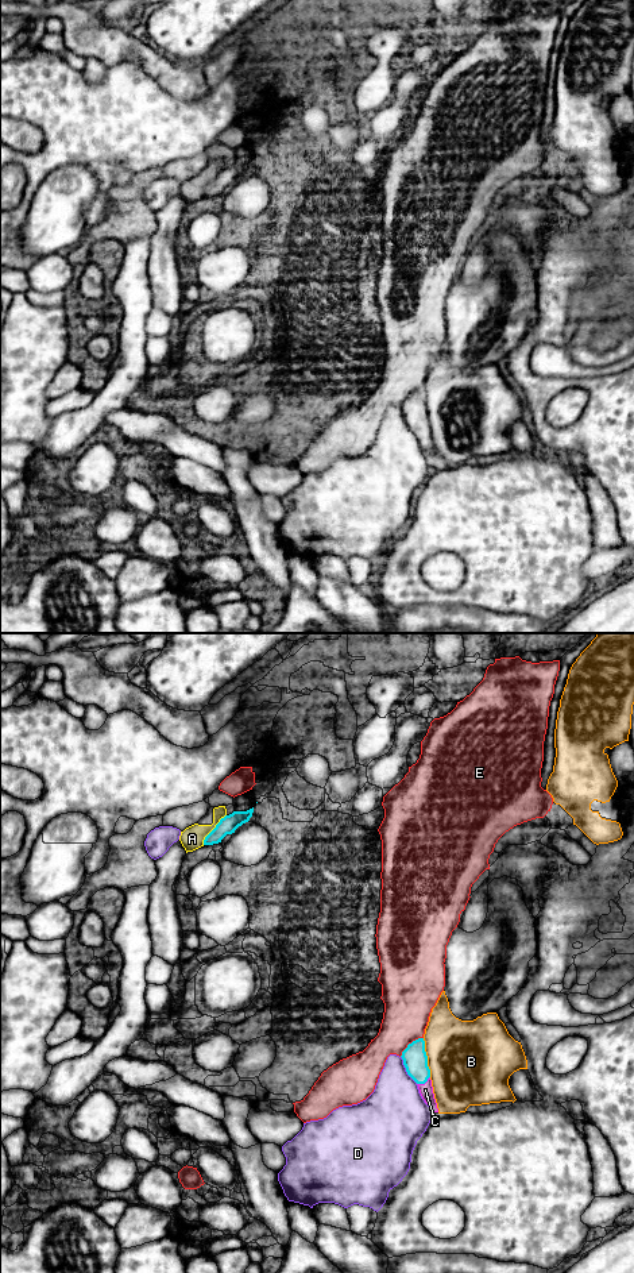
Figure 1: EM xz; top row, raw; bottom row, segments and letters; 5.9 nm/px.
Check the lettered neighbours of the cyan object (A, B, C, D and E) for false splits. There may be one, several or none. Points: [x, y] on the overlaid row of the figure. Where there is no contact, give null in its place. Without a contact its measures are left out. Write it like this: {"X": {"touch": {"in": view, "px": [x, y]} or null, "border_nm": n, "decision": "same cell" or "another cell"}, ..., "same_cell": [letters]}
{"A": {"touch": {"in": "xz", "px": [213, 829]}, "border_nm": 240, "decision": "another cell"}, "B": {"touch": {"in": "xz", "px": [426, 1057]}, "border_nm": 240, "decision": "another cell"}, "C": {"touch": {"in": "xz", "px": [424, 1083]}, "border_nm": 90, "decision": "same cell"}, "D": {"touch": {"in": "xz", "px": [406, 1069]}, "border_nm": 190, "decision": "another cell"}, "E": {"touch": {"in": "xz", "px": [409, 1044]}, "border_nm": 180, "decision": "another cell"}, "same_cell": ["C"]}

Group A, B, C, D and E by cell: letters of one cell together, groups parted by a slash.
A E / B / C / D

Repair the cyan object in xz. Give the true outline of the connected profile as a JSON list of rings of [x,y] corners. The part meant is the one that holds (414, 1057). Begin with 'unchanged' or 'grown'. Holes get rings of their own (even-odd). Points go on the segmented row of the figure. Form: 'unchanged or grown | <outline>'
grown | [[[418,1038],[409,1044],[407,1048],[402,1052],[401,1057],[403,1060],[407,1075],[417,1083],[425,1103],[433,1112],[438,1112],[433,1093],[424,1038]]]

